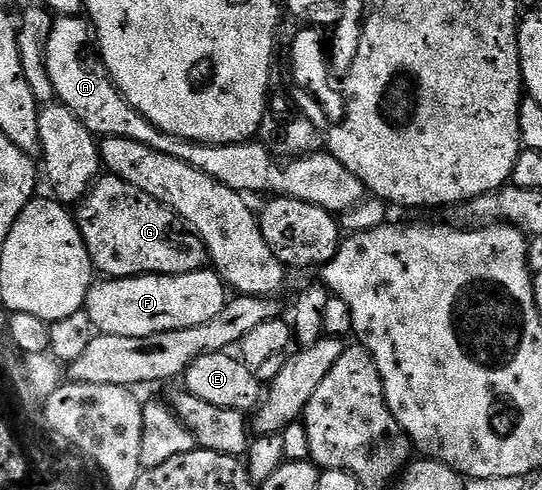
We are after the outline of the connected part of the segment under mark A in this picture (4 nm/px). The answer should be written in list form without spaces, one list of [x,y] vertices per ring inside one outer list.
[[[62,16],[55,21],[48,36],[46,67],[48,76],[52,76],[52,88],[56,88],[58,93],[57,101],[67,106],[99,139],[136,140],[158,154],[176,156],[176,160],[192,164],[192,168],[204,172],[204,176],[212,176],[212,180],[220,180],[220,184],[246,196],[266,194],[265,196],[299,198],[329,210],[335,216],[363,201],[362,182],[356,180],[356,176],[352,176],[352,172],[348,172],[348,168],[344,168],[344,164],[340,164],[340,160],[328,152],[308,154],[305,158],[285,162],[271,154],[258,140],[237,142],[231,146],[213,146],[207,142],[188,142],[184,138],[163,134],[144,116],[140,116],[140,112],[136,112],[136,108],[132,108],[115,88],[114,81],[102,62],[102,55],[96,49],[92,27],[85,17]]]

